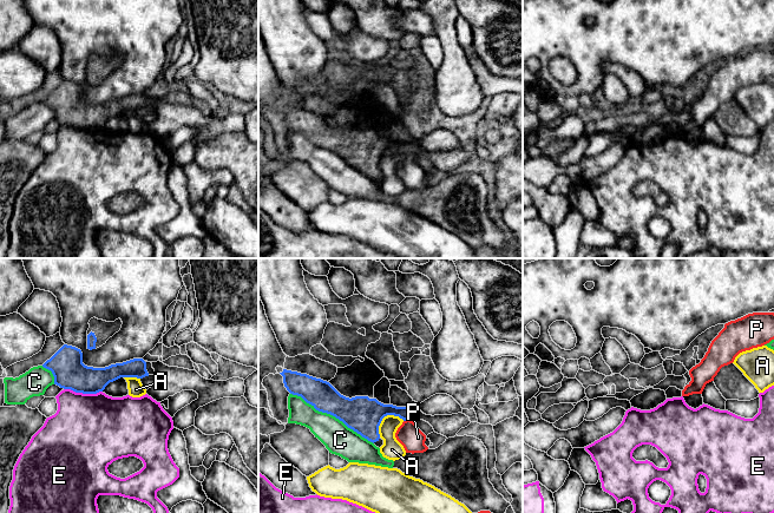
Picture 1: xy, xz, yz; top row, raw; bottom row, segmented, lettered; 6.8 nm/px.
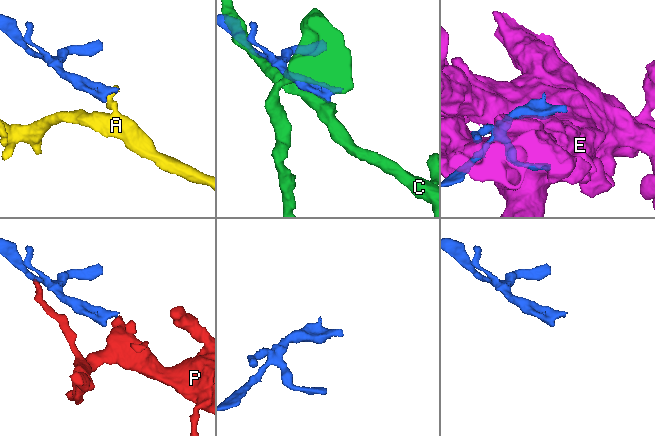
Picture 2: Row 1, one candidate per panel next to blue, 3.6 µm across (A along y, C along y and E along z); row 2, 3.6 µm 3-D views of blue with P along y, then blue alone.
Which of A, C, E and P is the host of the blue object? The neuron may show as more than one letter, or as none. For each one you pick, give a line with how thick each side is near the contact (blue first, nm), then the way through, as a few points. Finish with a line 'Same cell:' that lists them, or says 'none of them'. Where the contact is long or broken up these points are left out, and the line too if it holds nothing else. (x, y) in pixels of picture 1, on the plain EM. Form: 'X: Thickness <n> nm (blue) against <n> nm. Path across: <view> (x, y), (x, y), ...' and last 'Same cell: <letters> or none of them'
Same cell: none of them

